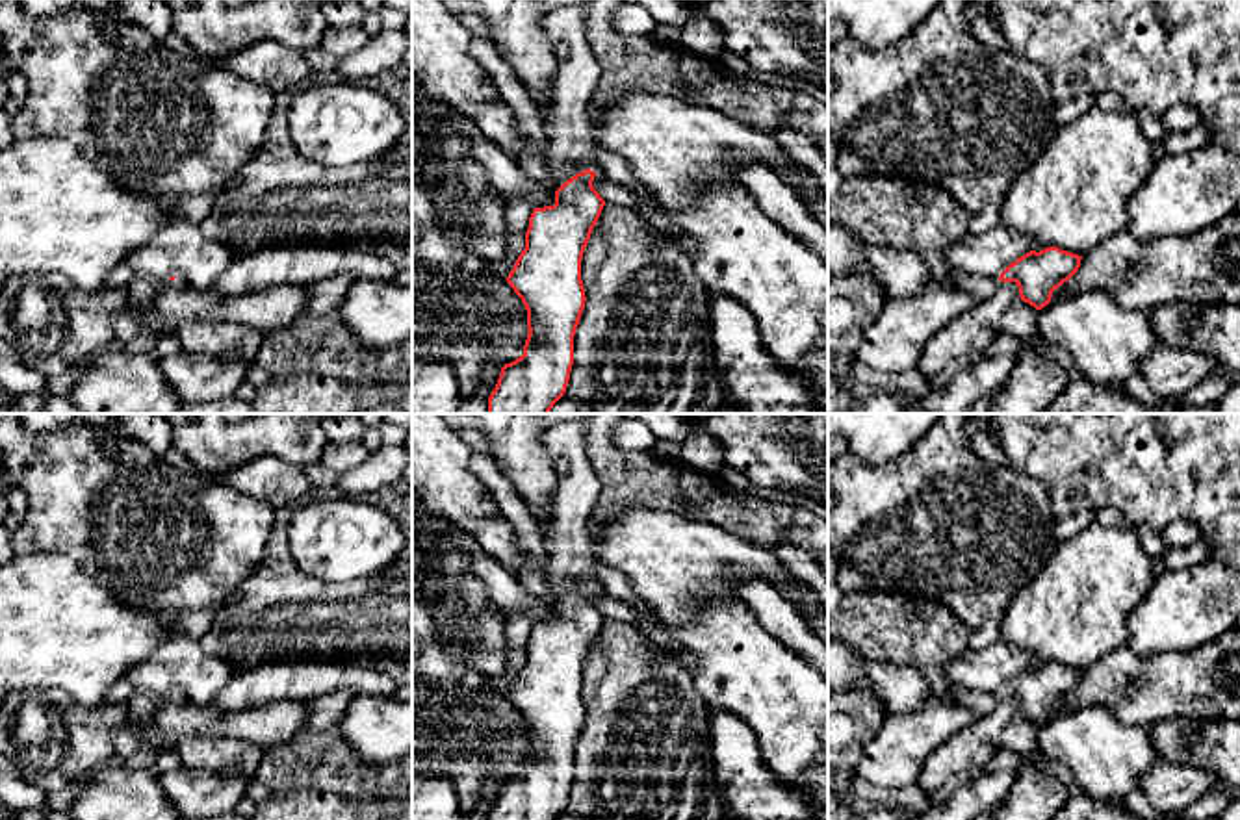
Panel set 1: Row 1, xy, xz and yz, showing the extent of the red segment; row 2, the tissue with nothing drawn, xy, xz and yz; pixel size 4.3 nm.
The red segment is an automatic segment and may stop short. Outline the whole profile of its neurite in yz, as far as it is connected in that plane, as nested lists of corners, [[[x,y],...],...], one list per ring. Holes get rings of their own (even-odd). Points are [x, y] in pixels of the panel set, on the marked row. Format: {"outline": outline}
{"outline": [[[1047,247],[1023,254],[999,278],[980,278],[954,267],[943,284],[973,295],[980,302],[995,295],[1002,282],[1015,282],[1021,301],[1041,310],[1051,302],[1053,291],[1079,271],[1080,260],[1079,254]]]}

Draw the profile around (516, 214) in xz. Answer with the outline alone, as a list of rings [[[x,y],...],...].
[[[520,199],[505,206],[505,223],[509,226],[507,234],[507,252],[497,262],[481,262],[483,271],[496,276],[509,276],[518,256],[525,249],[525,232],[529,228],[529,217],[533,213],[533,202]]]

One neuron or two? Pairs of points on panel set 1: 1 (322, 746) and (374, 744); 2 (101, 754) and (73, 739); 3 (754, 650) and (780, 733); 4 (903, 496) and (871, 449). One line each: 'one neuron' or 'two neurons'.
1: two neurons
2: one neuron
3: one neuron
4: two neurons

